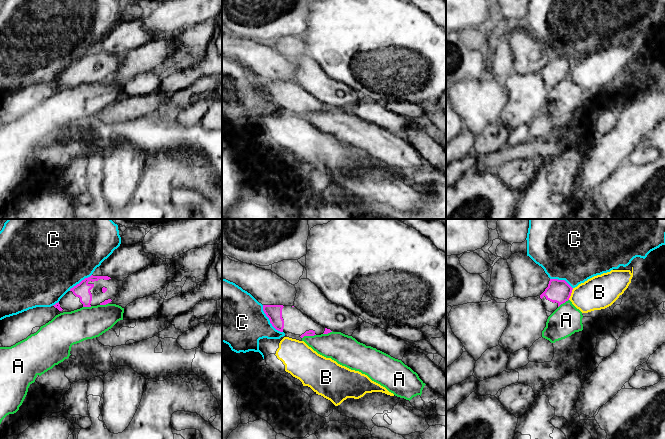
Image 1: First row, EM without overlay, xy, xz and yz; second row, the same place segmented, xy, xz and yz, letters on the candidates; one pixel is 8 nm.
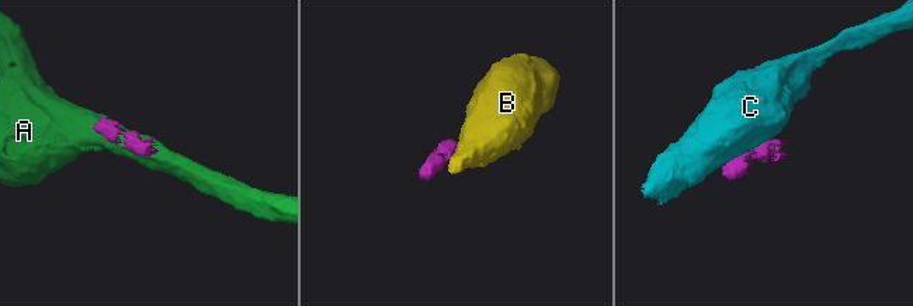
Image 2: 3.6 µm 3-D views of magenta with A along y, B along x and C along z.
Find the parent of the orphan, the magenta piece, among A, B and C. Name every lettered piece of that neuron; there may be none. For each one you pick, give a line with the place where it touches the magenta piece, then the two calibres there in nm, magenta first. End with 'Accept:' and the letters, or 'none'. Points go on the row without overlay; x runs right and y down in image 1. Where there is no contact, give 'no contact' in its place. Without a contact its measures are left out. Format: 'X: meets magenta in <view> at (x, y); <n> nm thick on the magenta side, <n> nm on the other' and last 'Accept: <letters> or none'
Accept: none

